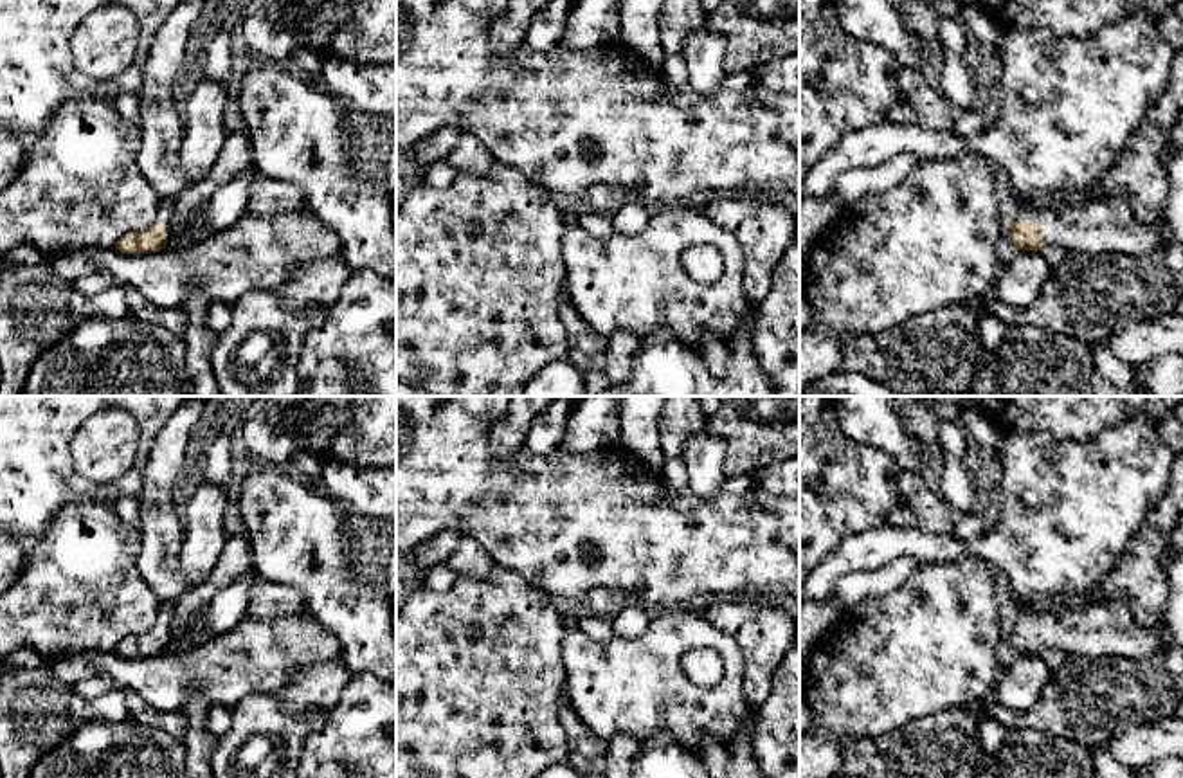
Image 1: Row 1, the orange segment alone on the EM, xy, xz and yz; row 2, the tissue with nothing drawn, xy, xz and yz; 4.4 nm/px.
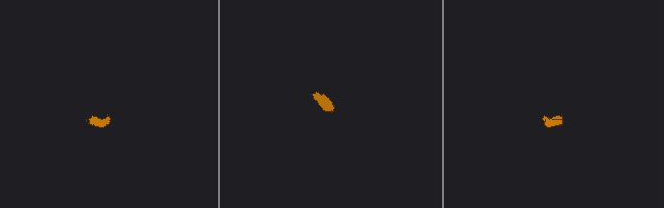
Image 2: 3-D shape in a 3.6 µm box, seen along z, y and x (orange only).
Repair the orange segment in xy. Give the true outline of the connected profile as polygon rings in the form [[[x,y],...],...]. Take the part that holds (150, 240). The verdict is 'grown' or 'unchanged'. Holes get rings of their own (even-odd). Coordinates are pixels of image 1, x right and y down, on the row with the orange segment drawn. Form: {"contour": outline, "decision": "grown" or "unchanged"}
{"contour": [[[162,200],[155,223],[144,231],[128,231],[115,243],[115,250],[124,254],[151,254],[166,249],[175,204]]], "decision": "grown"}

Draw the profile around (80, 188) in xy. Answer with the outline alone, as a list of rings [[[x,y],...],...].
[[[112,99],[65,101],[38,133],[18,176],[0,191],[0,254],[23,243],[45,258],[108,250],[128,231],[149,229],[162,200],[137,166],[140,146],[140,126],[124,121]]]

